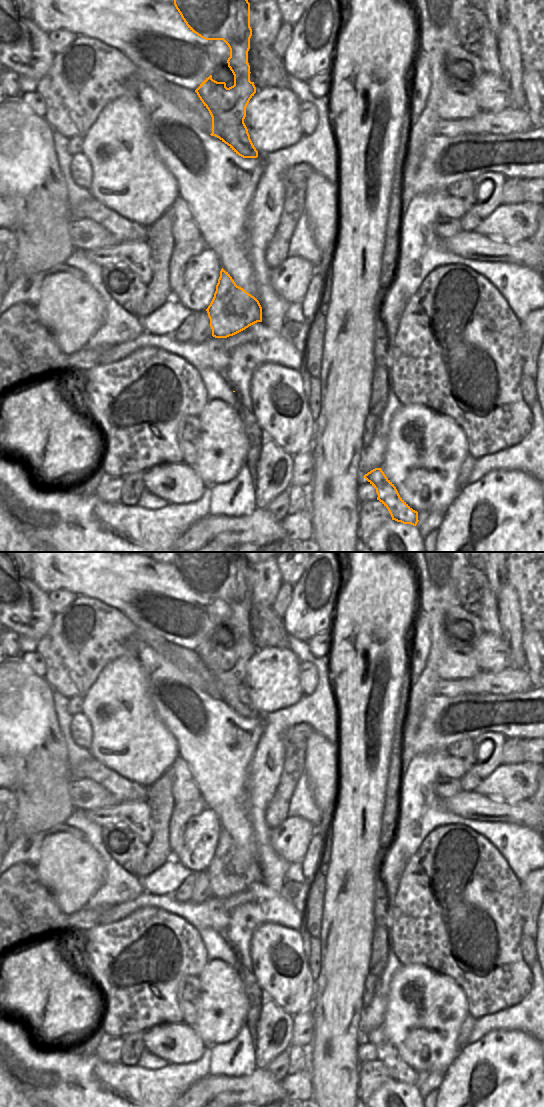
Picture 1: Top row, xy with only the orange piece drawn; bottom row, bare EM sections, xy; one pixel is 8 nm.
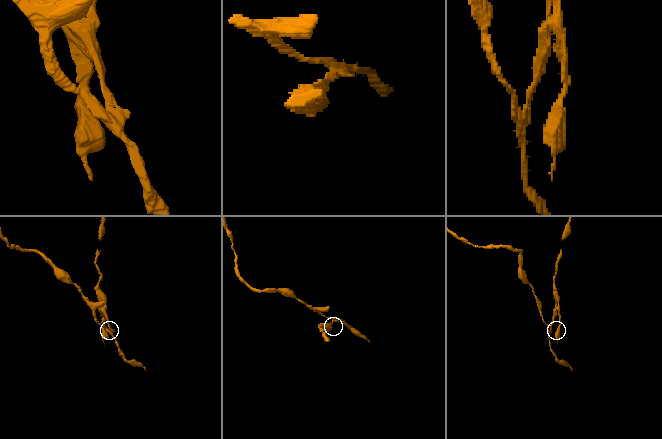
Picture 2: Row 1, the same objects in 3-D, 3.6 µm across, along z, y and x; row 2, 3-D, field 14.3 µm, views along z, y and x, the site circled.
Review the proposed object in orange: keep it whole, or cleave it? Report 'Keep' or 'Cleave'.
Cleave.

